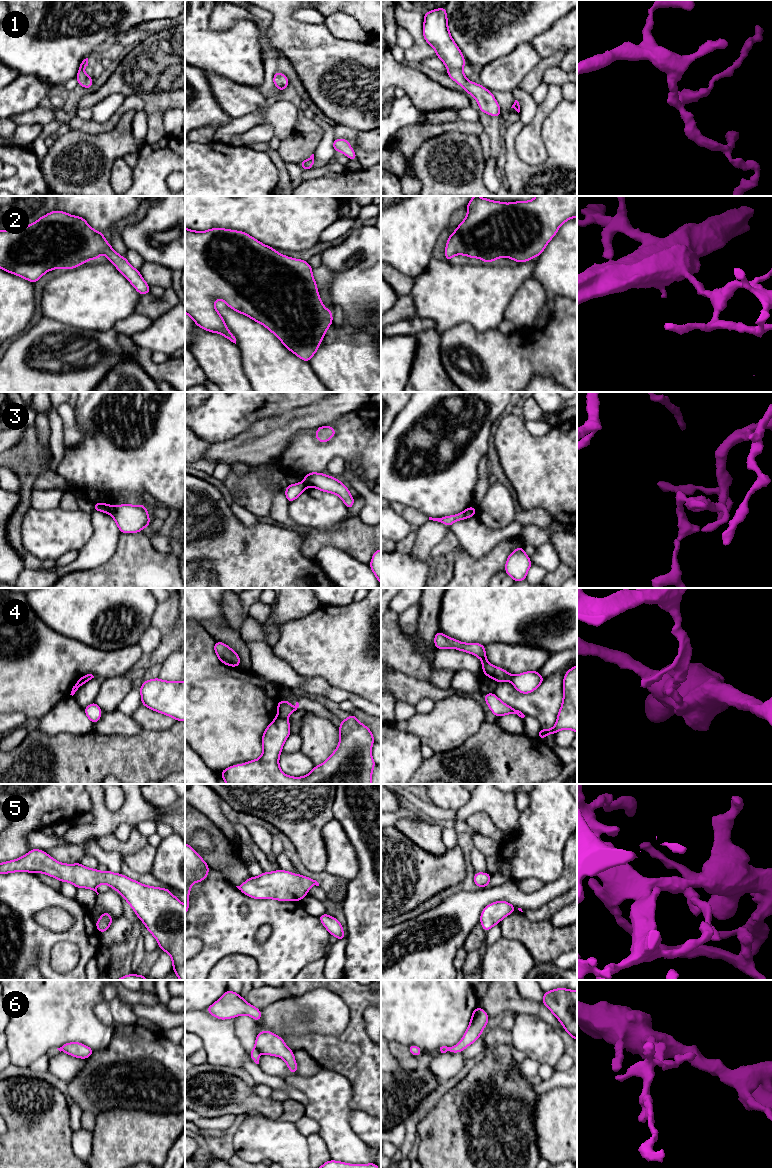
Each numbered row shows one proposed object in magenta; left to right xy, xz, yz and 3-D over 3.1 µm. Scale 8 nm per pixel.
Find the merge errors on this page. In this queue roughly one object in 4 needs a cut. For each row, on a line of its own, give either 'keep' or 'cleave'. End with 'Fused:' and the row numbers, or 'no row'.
1: keep
2: keep
3: cleave
4: cleave
5: keep
6: cleave
Fused: 3, 4, 6

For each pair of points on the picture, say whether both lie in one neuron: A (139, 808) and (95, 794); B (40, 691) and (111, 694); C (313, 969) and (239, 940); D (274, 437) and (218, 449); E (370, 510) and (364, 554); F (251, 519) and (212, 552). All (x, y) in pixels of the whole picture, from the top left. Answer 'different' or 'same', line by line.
A: same
B: different
C: different
D: same
E: different
F: different

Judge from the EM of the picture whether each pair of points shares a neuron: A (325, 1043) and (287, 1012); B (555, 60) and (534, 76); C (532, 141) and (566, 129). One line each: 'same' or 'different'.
A: different
B: same
C: different

